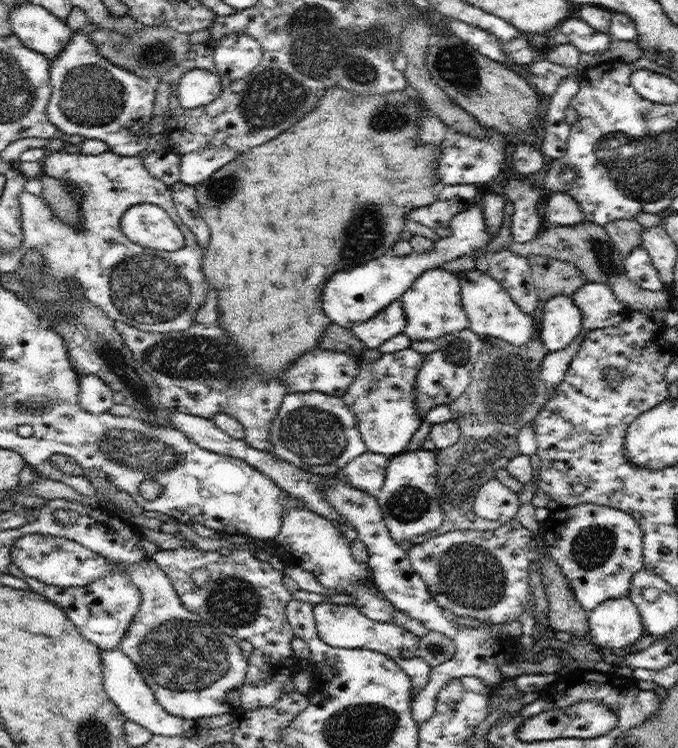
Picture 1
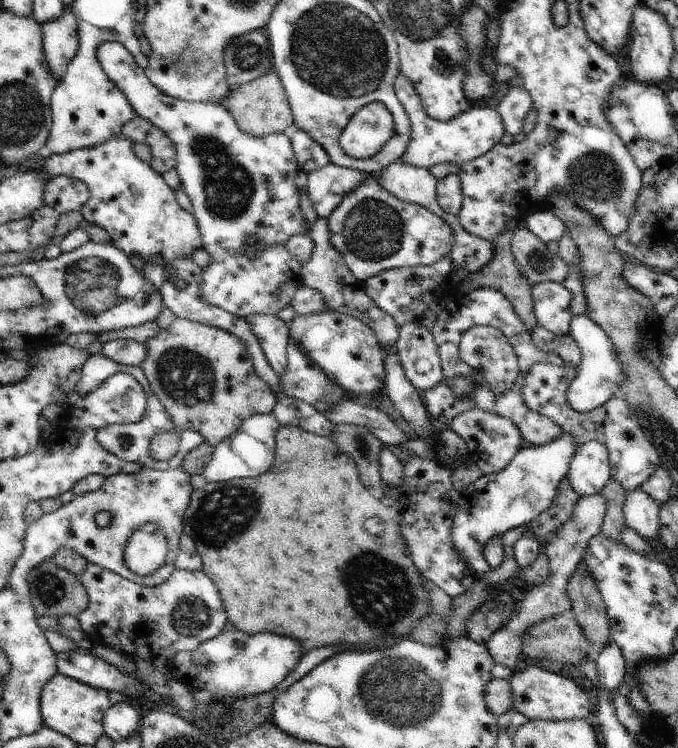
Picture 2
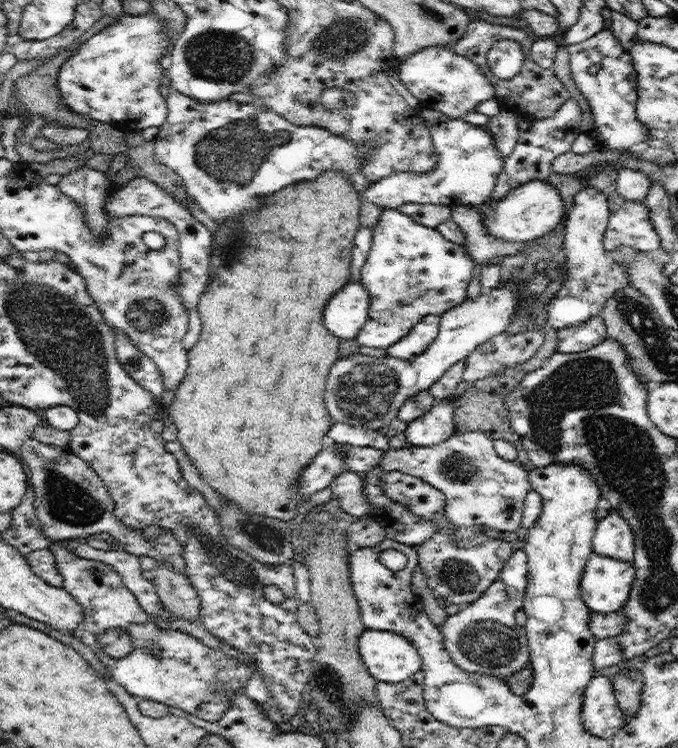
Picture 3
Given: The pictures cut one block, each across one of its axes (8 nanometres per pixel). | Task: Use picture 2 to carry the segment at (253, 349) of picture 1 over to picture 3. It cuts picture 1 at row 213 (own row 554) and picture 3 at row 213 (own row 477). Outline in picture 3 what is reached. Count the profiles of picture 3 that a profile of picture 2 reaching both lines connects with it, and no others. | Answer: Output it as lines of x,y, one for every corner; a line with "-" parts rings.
326,171
322,172
314,181
286,186
282,191
260,200
263,200
260,205
260,208
264,206
262,210
244,214
244,218
240,222
228,220
224,224
217,224
219,230
213,232
214,248
212,248
210,282
198,302
202,336
187,351
188,369
186,369
184,380
176,387
174,402
168,406
168,412
178,430
177,441
180,442
192,464
196,466
204,482
208,482
220,496
238,504
238,508
242,512
278,518
292,524
292,520
297,516
298,506
302,502
306,502
306,497
302,497
300,491
296,491
298,488
296,484
300,482
302,470
323,449
327,441
328,430
332,426
332,417
325,406
324,382
326,382
330,368
340,357
340,340
338,337
334,338
324,328
322,310
324,310
326,302
332,298
332,294
336,294
344,284
348,284
348,280
351,280
350,256
352,256
352,246
354,246
354,234
360,228
358,212
360,212
362,196
351,186
350,180
344,172

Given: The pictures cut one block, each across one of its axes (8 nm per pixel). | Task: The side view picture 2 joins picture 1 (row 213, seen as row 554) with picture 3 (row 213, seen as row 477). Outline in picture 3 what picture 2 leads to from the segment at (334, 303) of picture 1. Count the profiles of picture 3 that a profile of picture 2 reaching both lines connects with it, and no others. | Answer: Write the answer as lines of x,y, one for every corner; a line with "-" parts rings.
533,181
506,194
496,203
484,202
480,207
486,229
498,238
508,241
532,241
556,230
564,218
564,200
560,192
547,181

